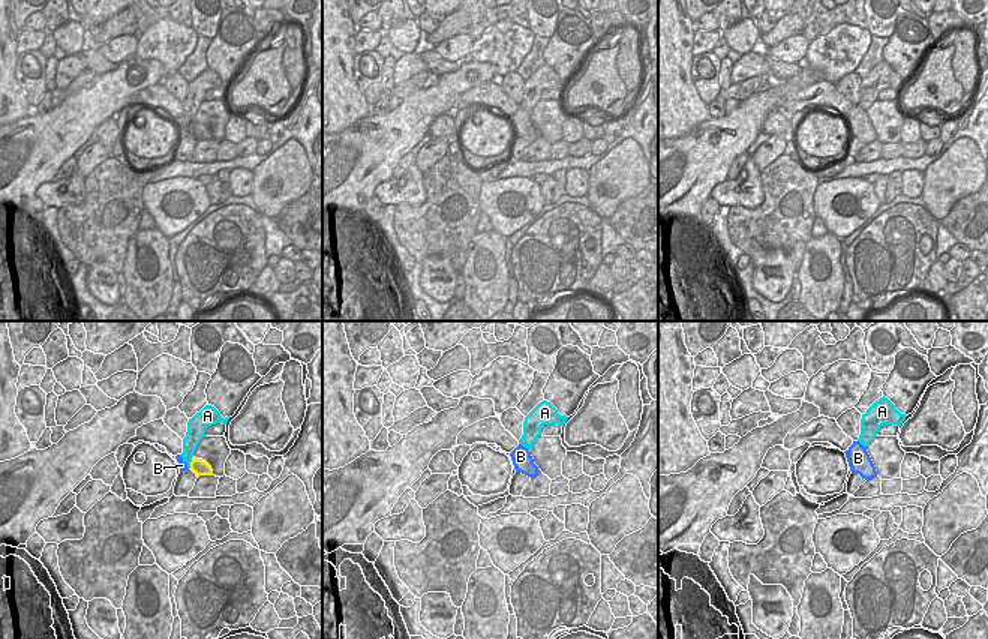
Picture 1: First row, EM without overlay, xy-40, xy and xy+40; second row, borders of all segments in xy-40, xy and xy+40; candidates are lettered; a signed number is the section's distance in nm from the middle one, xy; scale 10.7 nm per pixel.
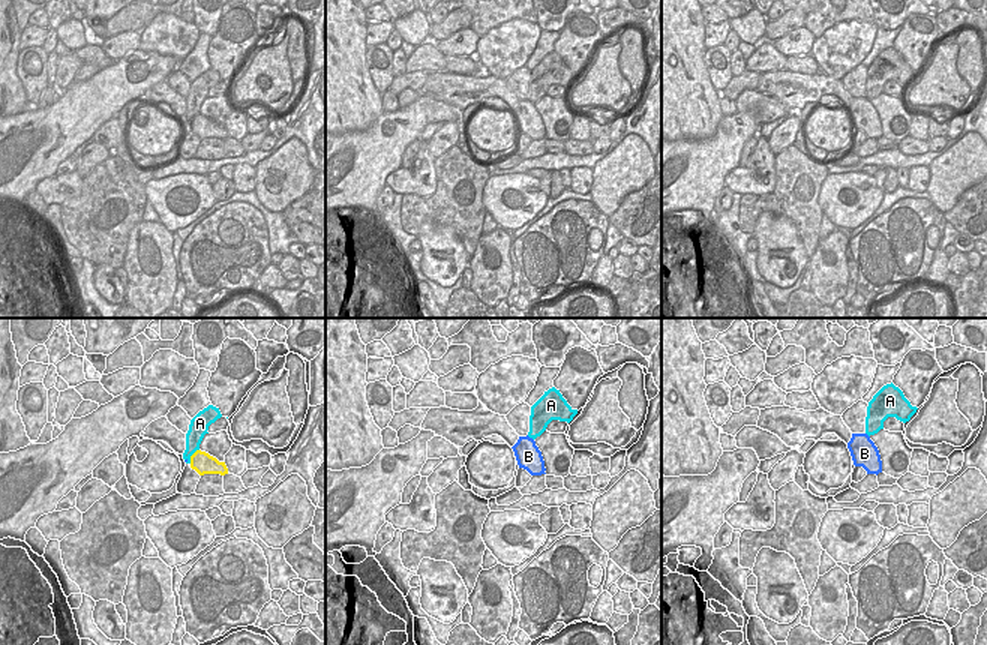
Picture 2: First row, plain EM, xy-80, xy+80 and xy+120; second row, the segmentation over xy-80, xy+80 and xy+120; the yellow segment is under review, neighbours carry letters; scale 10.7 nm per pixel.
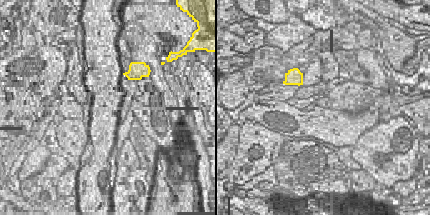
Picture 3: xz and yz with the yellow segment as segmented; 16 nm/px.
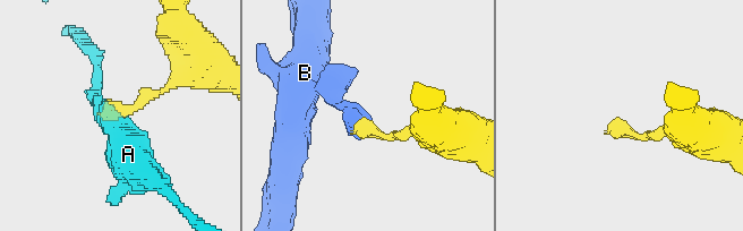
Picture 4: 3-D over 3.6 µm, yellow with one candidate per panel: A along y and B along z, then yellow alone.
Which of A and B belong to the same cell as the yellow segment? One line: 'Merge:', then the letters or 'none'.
Merge: none

